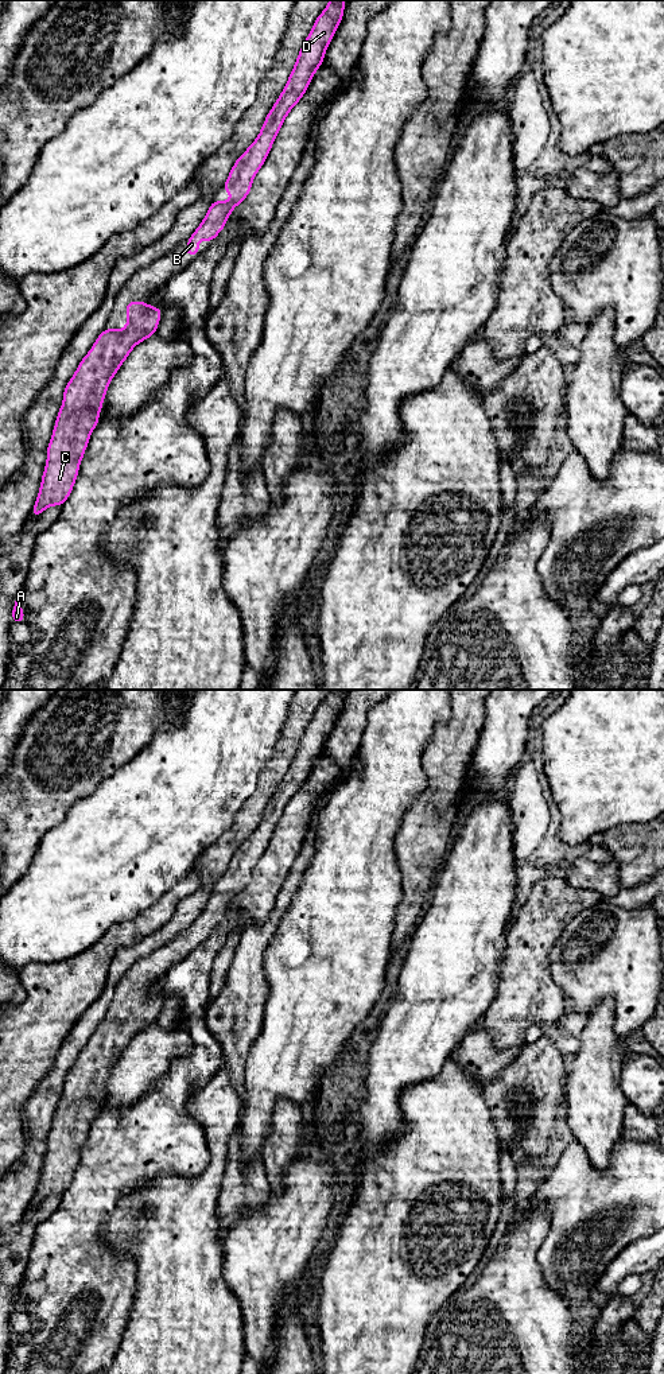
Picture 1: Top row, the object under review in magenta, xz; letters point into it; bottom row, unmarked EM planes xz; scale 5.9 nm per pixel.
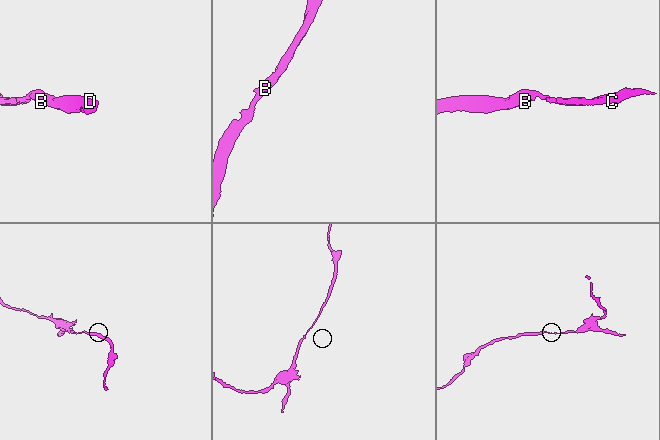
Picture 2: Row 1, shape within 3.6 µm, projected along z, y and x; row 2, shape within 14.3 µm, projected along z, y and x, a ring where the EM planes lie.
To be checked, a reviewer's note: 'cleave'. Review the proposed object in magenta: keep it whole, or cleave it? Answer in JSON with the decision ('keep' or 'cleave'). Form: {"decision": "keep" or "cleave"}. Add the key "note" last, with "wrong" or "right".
{"decision": "keep", "note": "wrong"}

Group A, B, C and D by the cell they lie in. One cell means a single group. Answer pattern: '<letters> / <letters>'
A B C D

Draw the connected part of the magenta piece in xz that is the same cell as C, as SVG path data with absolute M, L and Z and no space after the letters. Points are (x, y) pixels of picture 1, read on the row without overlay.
M131 990L123 1020L105 1018L79 1052L63 1082L63 1092L47 1137L40 1180L31 1204L39 1206L50 1195L62 1196L73 1180L108 1075L131 1040L156 1022L163 1000Z

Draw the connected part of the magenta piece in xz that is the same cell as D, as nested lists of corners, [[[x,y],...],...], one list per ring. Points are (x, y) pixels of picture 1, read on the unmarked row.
[[[330,690],[325,700],[317,707],[314,717],[302,735],[296,753],[290,764],[280,787],[269,800],[257,828],[236,850],[222,876],[233,888],[213,890],[206,907],[197,920],[187,928],[185,944],[199,944],[198,932],[206,928],[210,934],[224,919],[232,900],[240,894],[251,881],[252,870],[265,849],[288,804],[306,783],[315,761],[322,756],[325,742],[335,719],[342,710],[345,690]]]

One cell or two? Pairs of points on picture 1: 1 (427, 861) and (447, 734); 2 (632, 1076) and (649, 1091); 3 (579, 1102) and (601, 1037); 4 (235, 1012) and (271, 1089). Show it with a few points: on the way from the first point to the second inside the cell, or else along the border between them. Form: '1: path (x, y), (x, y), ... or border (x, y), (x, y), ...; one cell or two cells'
1: path (427, 830), (445, 781), (446, 765); one cell
2: path (636, 1078), (645, 1087); one cell
3: path (593, 1086), (600, 1054); one cell
4: border (263, 1017), (260, 1033), (251, 1048), (244, 1068); two cells

